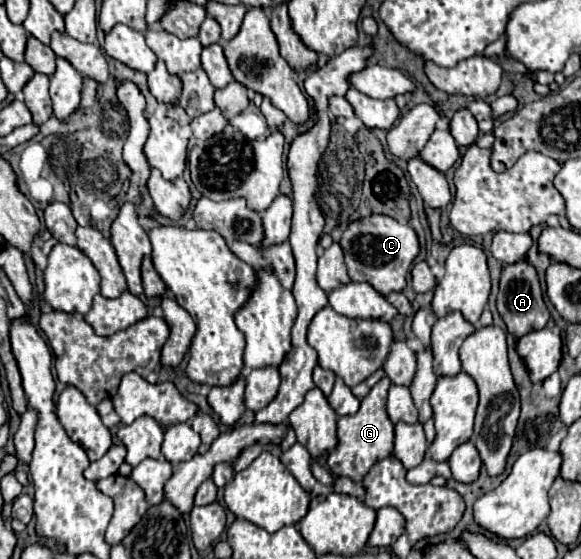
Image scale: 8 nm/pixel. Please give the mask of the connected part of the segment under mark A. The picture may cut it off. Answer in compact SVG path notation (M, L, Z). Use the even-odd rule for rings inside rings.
M521 259L511 265L503 265L499 295L497 295L497 309L499 309L499 315L505 321L511 335L525 335L533 329L543 329L547 325L551 315L543 301L543 291L539 285L537 271L527 259Z

